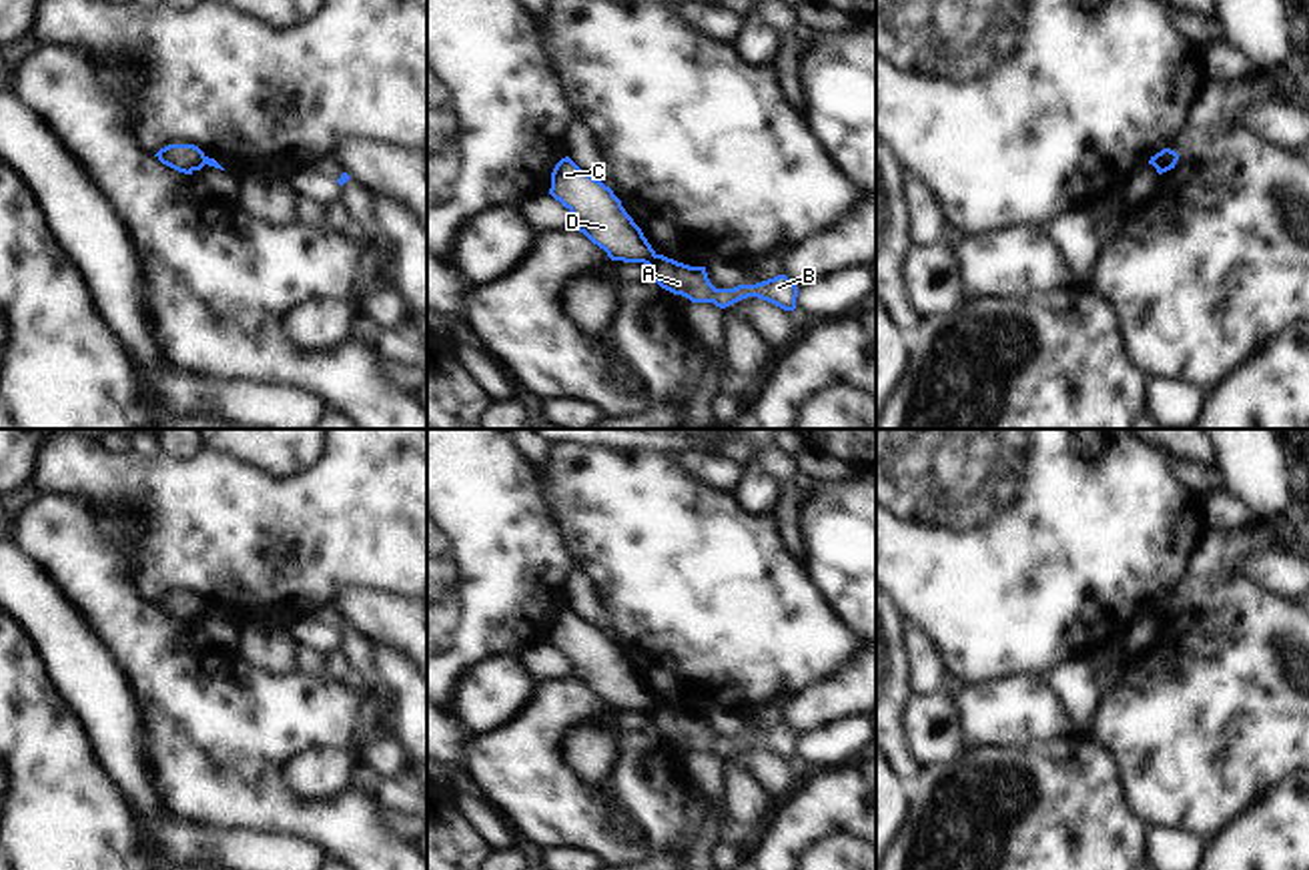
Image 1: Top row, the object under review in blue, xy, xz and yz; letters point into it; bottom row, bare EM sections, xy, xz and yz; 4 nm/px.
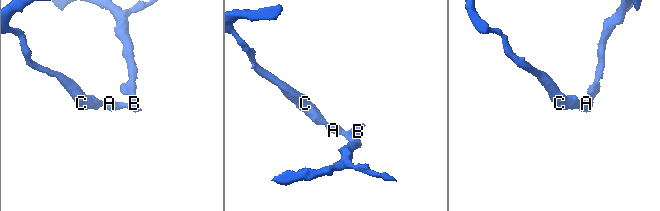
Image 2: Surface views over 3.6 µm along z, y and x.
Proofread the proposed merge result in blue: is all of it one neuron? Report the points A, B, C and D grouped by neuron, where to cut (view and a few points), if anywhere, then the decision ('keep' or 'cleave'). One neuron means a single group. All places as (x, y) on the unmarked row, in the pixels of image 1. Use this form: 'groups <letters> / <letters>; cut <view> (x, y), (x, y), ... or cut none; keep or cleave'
groups A B / C D; cut xz (656, 704), (648, 714); cleave

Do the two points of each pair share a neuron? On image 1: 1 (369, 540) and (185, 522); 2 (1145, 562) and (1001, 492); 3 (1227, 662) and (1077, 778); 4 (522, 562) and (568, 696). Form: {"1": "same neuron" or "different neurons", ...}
{"1": "same neuron", "2": "same neuron", "3": "different neurons", "4": "different neurons"}

